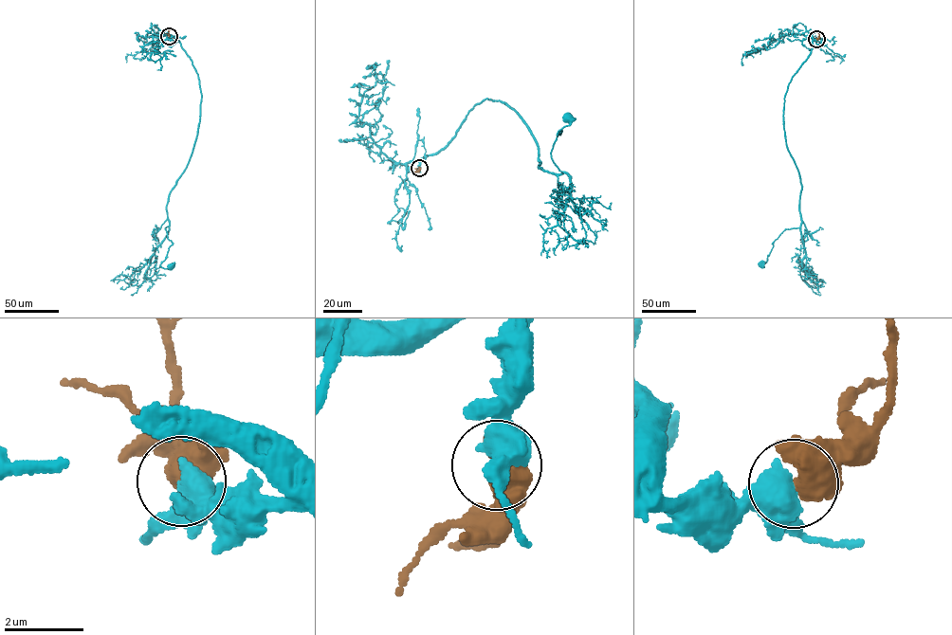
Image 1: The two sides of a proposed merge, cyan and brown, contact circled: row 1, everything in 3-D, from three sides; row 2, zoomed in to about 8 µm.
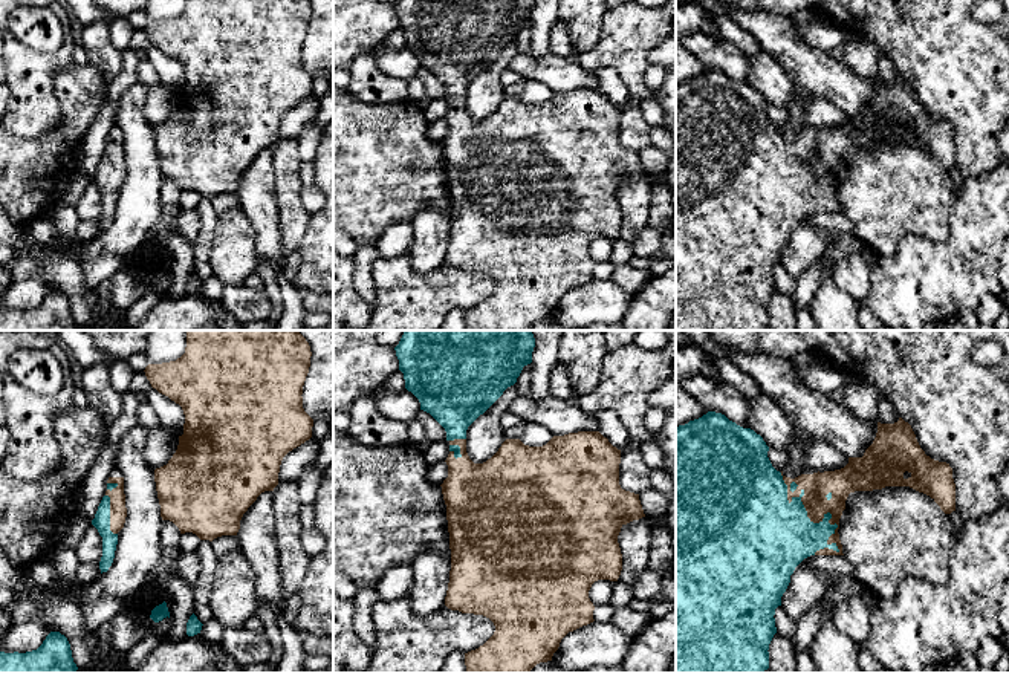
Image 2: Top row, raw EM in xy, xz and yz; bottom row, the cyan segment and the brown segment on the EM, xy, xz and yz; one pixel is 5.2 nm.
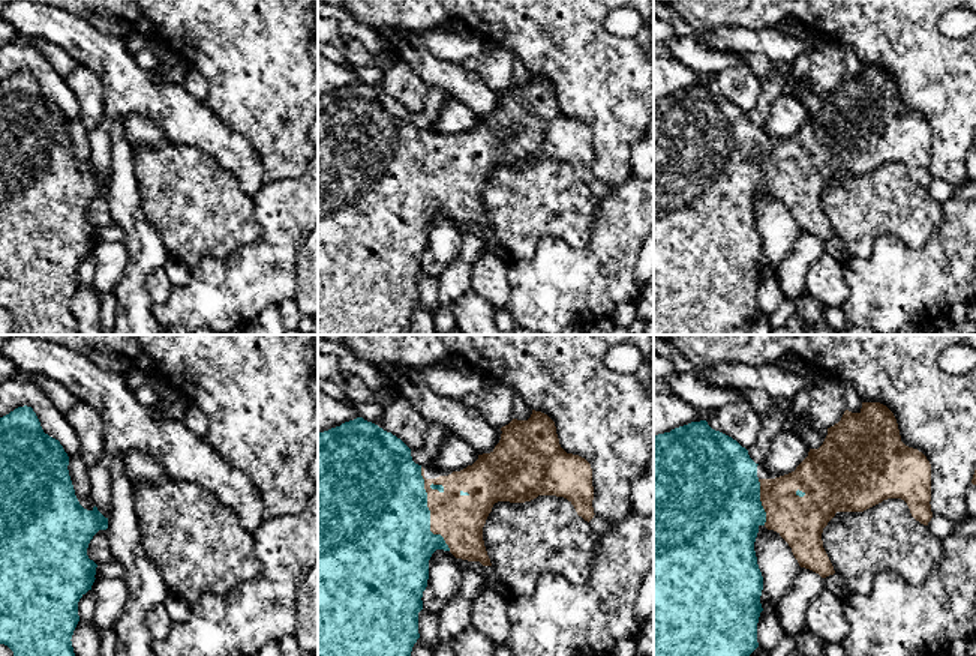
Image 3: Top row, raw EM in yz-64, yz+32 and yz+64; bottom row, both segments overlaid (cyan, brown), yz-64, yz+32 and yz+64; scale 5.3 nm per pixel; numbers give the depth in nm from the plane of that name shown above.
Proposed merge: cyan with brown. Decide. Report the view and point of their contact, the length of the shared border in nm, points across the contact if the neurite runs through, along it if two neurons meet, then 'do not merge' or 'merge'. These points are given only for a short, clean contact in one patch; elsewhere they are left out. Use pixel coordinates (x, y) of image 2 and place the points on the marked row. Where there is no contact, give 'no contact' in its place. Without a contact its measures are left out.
yz (815, 523) | 500 nm | merge

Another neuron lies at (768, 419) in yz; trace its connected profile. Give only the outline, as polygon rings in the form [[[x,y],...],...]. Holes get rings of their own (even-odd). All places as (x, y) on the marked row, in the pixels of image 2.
[[[767,395],[749,402],[751,419],[748,428],[763,437],[769,448],[787,450],[793,436],[795,422]]]

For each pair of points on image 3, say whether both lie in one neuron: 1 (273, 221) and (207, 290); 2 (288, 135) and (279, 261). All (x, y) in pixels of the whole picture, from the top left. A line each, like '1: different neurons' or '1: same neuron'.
1: same neuron
2: different neurons

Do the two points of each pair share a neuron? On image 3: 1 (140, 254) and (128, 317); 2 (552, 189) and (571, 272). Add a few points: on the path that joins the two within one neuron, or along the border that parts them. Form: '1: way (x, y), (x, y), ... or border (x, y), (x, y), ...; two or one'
1: way (138, 269), (132, 284), (132, 302); one
2: border (594, 221), (582, 248), (543, 237), (532, 257); two

